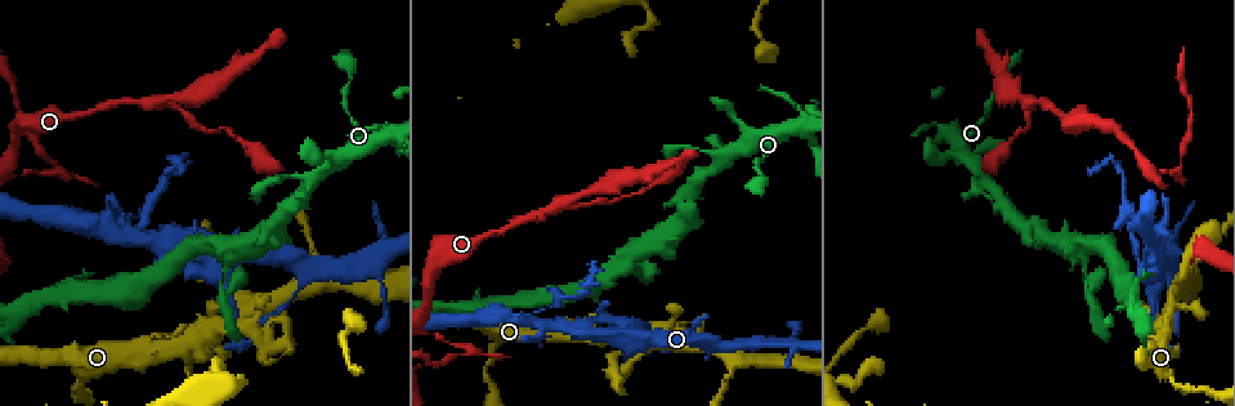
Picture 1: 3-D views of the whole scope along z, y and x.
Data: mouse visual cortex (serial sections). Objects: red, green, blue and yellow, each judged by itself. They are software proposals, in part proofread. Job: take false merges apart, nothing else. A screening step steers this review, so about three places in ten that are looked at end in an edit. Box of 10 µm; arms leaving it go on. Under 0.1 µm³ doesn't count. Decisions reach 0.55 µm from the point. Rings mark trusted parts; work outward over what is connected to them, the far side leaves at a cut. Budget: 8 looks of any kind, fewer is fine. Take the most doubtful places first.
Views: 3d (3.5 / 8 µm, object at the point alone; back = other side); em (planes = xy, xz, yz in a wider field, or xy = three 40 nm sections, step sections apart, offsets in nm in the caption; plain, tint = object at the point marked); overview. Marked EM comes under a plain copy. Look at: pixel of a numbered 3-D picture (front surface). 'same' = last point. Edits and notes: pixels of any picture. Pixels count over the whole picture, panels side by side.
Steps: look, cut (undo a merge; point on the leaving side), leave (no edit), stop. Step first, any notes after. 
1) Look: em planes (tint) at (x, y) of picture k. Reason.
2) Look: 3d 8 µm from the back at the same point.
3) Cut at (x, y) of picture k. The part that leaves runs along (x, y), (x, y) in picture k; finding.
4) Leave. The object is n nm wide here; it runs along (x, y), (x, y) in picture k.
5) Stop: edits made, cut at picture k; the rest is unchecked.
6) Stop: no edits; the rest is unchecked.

Look: 3d 8 µm at (532, 323) of picture 1. Arms part here.

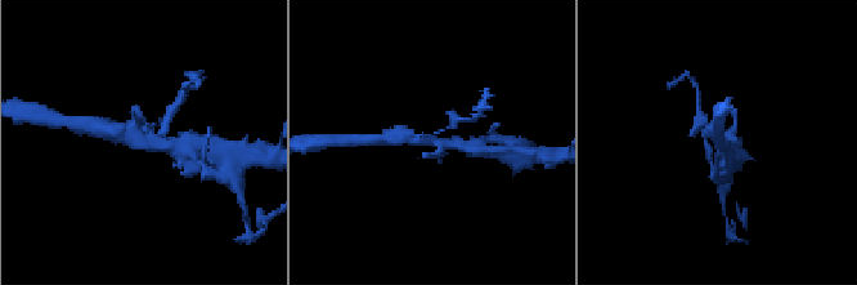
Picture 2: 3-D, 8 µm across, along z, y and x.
Look: 3d 3.5 µm at the same point.

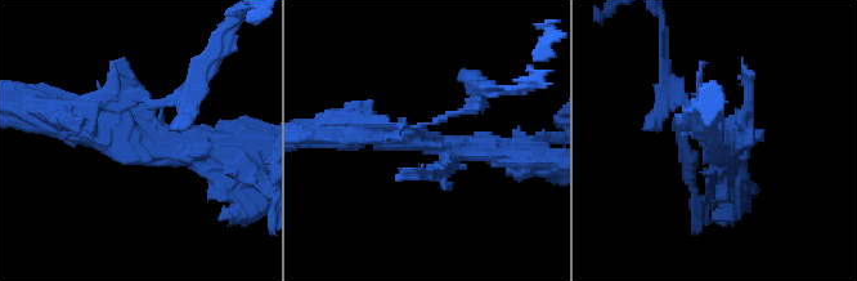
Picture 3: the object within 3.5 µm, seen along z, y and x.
Look: em xy step 5 (tint) at (426, 144) of picture 3. Now the EM.

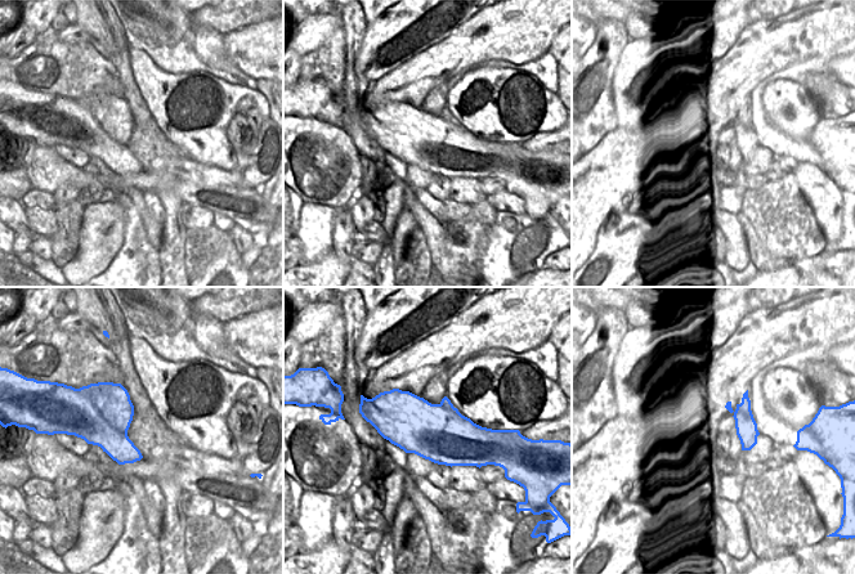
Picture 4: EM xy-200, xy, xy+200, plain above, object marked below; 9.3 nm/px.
Cut at (167, 102) of picture 3. The part that leaves runs along (130, 105), (178, 101), (218, 45) in picture 3; two cells meet here.

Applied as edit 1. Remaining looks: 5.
Look: overview. See it whole again.

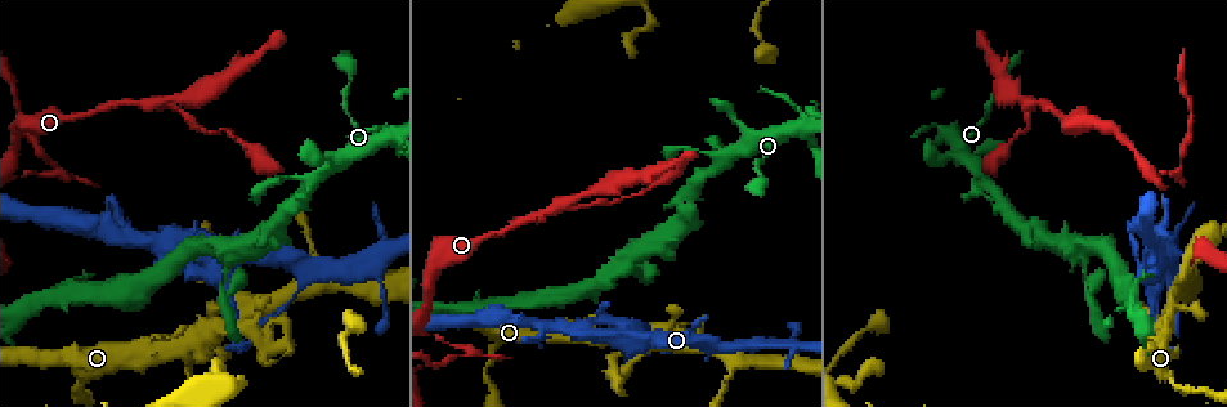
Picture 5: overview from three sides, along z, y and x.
Look: 3d 3.5 µm at (1029, 101) of picture 5. Two arms in line, one across.

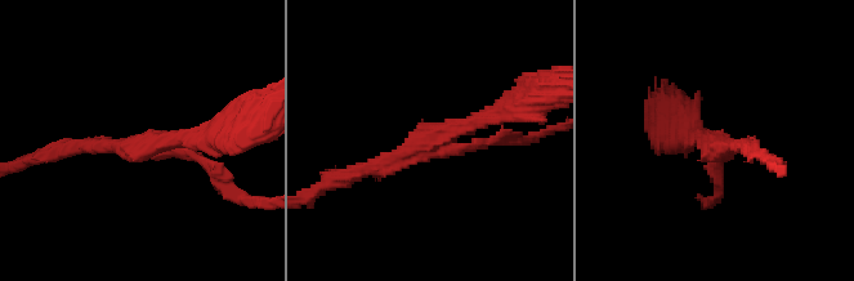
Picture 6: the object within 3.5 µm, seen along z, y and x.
Look: em xy step 1 (tint) at (427, 143) of picture 6.

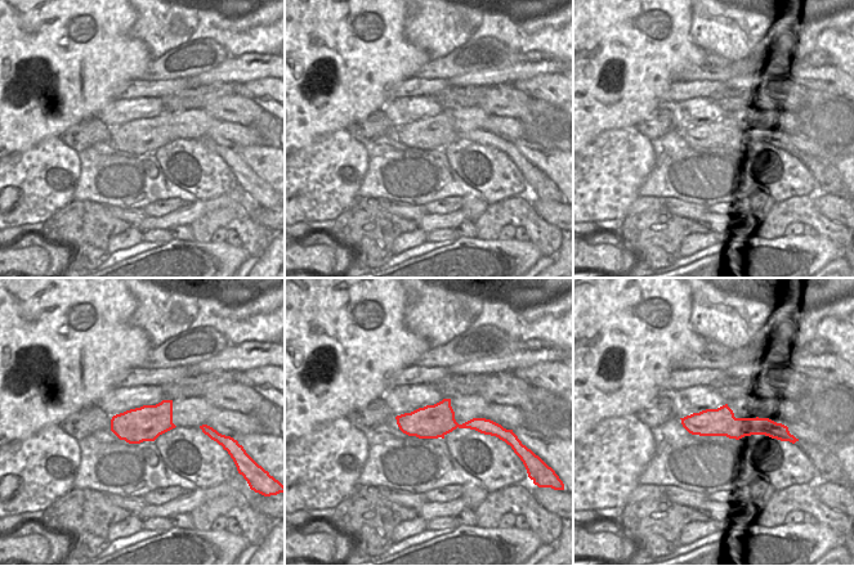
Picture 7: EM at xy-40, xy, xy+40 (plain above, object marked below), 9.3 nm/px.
Cut at (719, 168) of picture 6. 3 arms meet here; the arms are 100, 200, 200 nm wide; the part that leaves runs along (439, 147), (527, 141), (546, 130) in picture 6; a second cell is stuck on.

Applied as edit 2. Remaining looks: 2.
Look: 3d 3.5 µm at (269, 227) of picture 5. Abrupt turn.

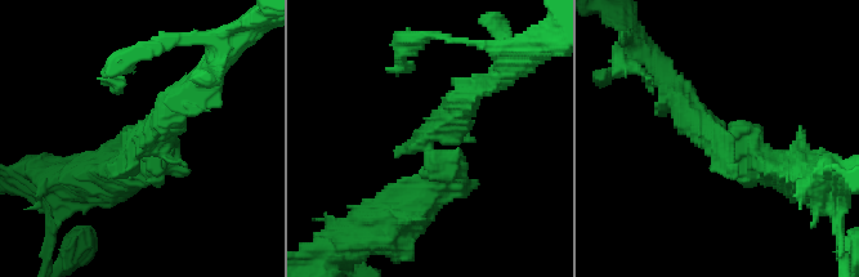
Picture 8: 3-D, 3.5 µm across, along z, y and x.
Look: em xy step 5 (tint) at (431, 152) of picture 8.

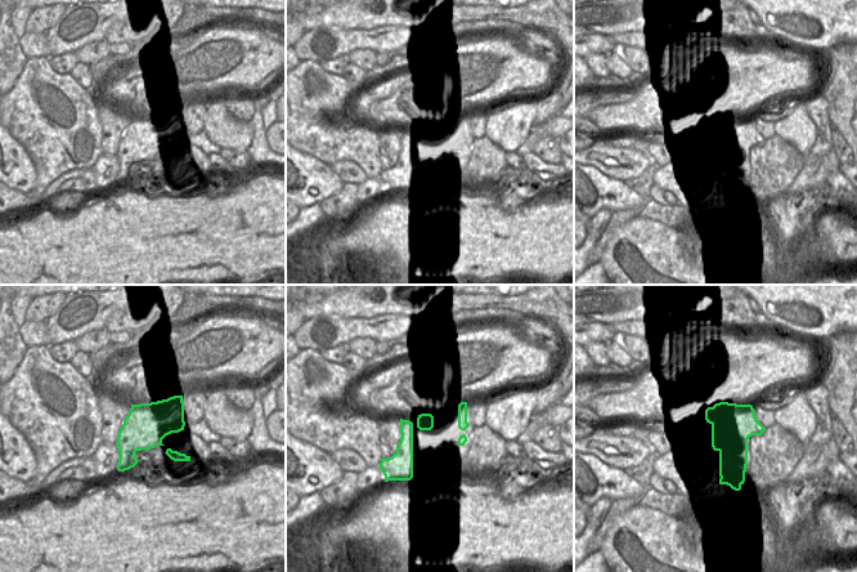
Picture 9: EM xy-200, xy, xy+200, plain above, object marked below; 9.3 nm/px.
Leave. The object is 170 nm wide here; it runs along (427, 416), (407, 432), (402, 477) in picture 9; all the same cell.

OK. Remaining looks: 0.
Stop: edits made, cut at picture 3, cut at picture 6; the rest is unchecked.

